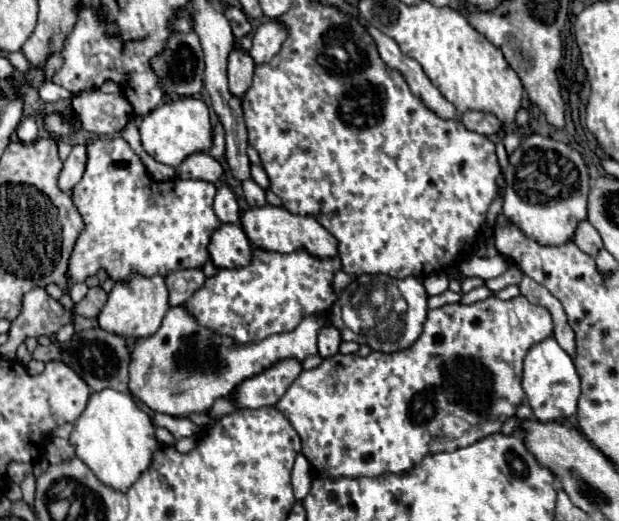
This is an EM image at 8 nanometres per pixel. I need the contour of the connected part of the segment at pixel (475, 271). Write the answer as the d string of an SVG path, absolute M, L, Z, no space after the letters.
M500 254L492 256L492 258L478 258L478 256L468 256L466 260L462 260L458 264L458 270L464 272L466 278L470 276L476 276L476 278L482 278L482 280L488 280L488 278L496 278L500 276L504 270L508 268L508 260Z

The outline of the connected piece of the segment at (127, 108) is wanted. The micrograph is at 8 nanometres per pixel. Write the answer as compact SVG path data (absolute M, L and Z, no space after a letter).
M86 90L76 94L70 104L82 128L98 136L118 134L132 118L132 104L122 92L104 94L100 90Z

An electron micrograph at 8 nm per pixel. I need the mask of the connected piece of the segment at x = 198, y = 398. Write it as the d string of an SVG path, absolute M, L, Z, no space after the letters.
M176 306L166 312L156 334L136 340L128 386L130 392L154 412L170 416L208 412L216 398L228 398L242 380L256 376L278 360L296 358L302 362L304 358L318 354L316 338L324 324L324 318L308 316L292 332L268 336L258 344L234 344L230 338L218 336L196 324L196 320L182 306Z

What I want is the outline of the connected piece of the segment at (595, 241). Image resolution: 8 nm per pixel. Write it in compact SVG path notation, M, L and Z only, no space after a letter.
M582 220L582 222L576 226L576 232L574 232L572 242L574 242L580 250L584 250L586 254L592 254L592 256L596 256L598 250L602 248L602 238L600 238L600 234L596 232L596 228L594 228L588 220Z

